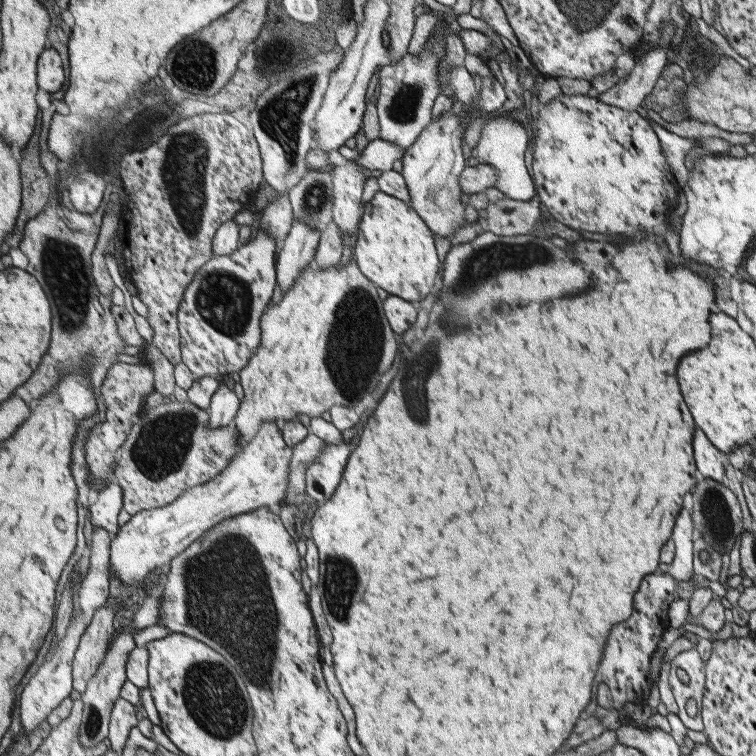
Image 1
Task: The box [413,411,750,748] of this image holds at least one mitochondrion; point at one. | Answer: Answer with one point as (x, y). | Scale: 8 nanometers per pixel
(716, 516)

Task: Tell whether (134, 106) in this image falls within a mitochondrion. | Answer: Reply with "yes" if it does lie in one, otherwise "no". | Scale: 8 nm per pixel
no

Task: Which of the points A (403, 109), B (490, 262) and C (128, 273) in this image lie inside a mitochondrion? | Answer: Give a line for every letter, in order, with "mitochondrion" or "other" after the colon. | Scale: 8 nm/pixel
A: mitochondrion
B: mitochondrion
C: other

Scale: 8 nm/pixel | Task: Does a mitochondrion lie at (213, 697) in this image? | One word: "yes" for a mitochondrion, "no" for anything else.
yes

